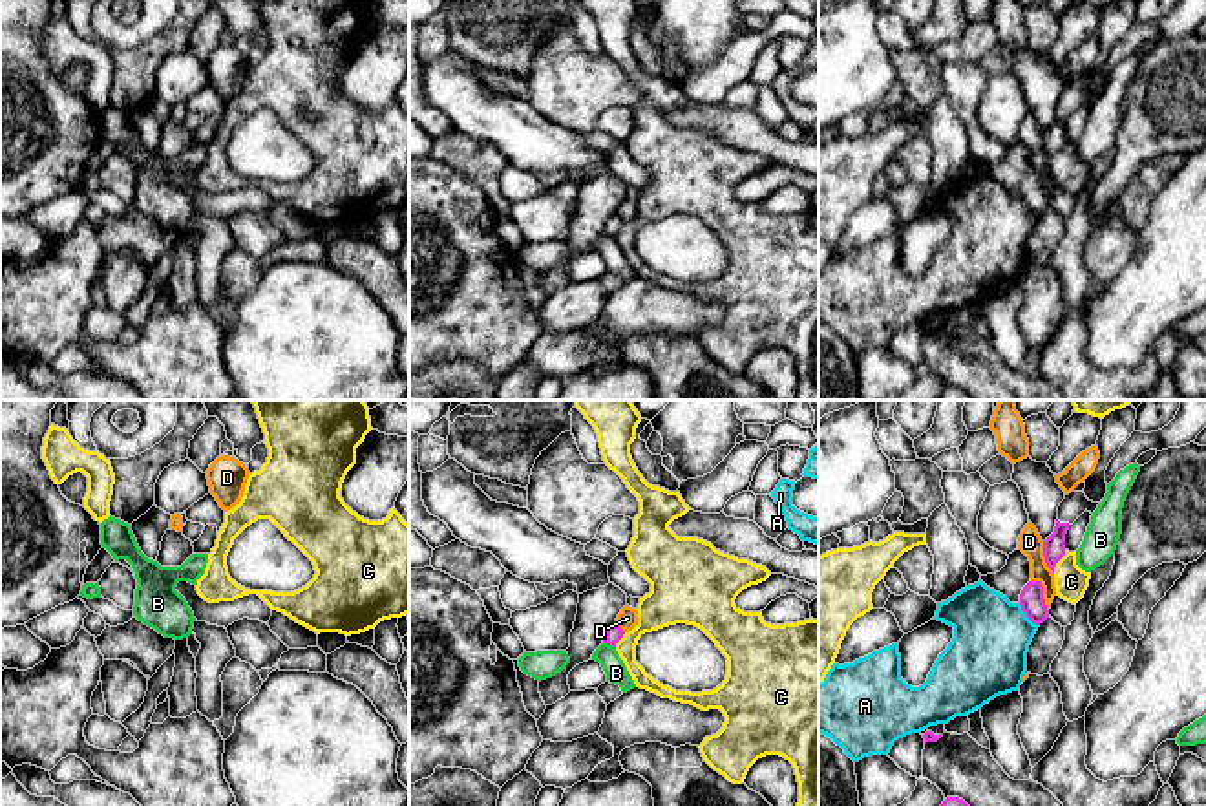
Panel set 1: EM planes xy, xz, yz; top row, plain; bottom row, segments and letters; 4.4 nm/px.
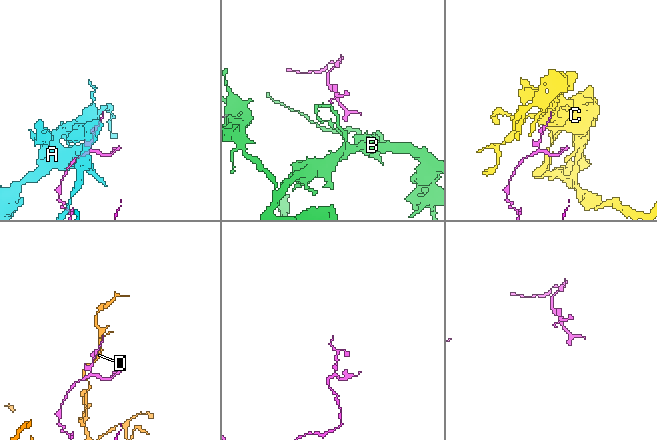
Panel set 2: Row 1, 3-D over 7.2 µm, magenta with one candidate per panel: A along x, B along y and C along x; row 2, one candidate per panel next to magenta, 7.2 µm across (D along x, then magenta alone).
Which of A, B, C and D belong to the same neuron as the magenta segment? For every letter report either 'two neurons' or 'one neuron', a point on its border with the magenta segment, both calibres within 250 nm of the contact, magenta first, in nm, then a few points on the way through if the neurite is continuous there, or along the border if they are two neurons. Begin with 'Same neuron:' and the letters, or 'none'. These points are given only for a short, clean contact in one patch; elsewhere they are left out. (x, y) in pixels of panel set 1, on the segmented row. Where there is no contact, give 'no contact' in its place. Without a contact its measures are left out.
Same neuron: none
A: two neurons; meets magenta in yz at (1026, 615); 110 nm thick on the magenta side, 360 nm on the other
B: two neurons; meets magenta in xz at (609, 644); 70 nm thick on the magenta side, 100 nm on the other; border along xz (603, 642), (614, 647)
C: two neurons; meets magenta in yz at (1058, 560); 100 nm thick on the magenta side, 150 nm on the other
D: two neurons; meets magenta in yz at (1042, 593); 110 nm thick on the magenta side, 110 nm on the other

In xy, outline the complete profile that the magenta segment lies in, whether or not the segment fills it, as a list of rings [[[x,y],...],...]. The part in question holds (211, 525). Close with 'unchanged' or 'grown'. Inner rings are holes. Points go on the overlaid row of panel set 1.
[[[212,493],[194,503],[185,514],[188,521],[201,523],[205,526],[210,525],[217,532],[225,523],[225,510],[219,506],[219,503]]]; grown

